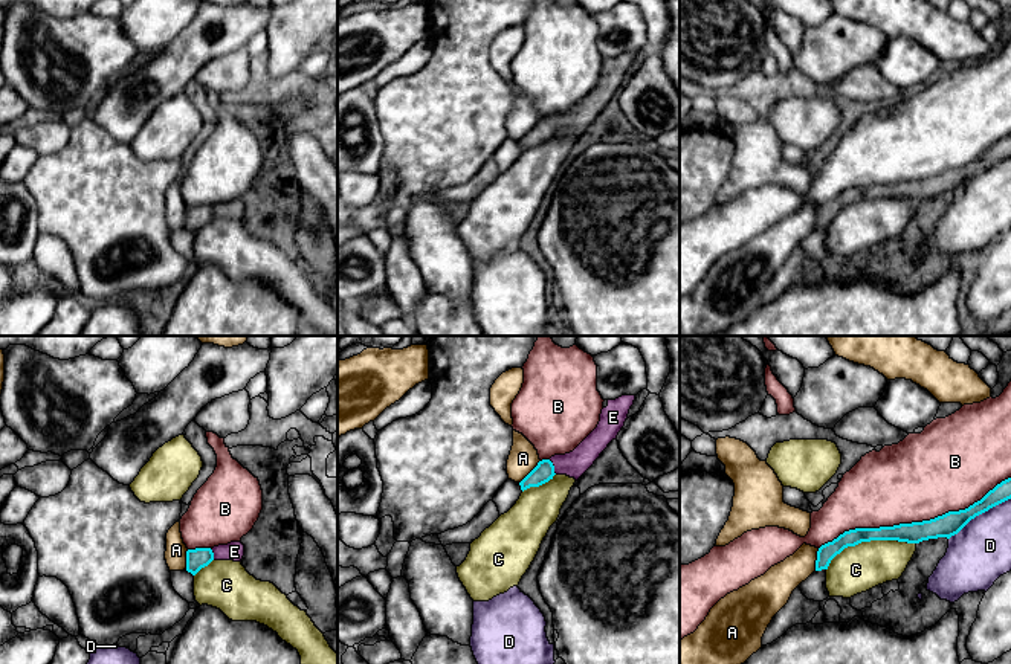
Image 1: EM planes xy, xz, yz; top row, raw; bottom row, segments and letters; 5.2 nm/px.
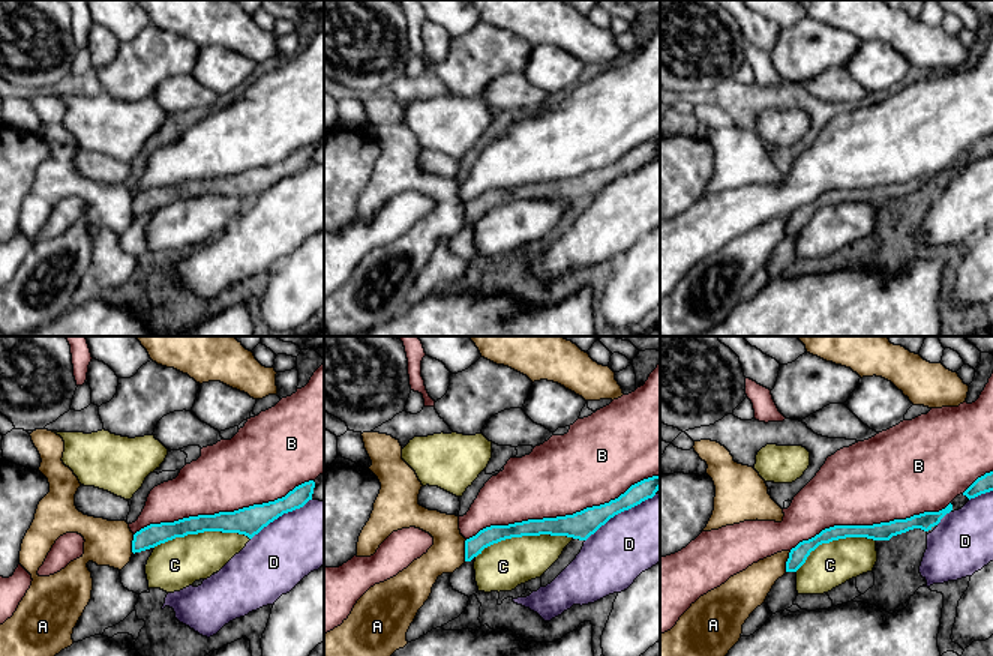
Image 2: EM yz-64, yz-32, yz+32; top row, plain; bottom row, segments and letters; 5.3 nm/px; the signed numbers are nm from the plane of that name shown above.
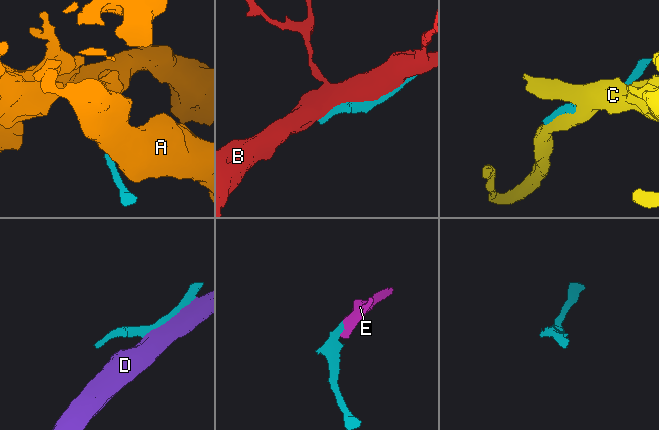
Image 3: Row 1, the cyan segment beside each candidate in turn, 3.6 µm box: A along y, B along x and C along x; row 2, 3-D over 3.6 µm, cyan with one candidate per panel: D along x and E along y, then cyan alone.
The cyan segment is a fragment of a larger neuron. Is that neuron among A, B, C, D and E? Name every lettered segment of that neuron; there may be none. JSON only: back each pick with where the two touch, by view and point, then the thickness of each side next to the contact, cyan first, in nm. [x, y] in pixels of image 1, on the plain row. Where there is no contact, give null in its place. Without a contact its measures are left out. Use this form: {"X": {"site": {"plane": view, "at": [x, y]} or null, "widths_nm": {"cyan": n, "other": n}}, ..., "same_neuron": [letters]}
{"E": {"site": {"plane": "xz", "at": [553, 125]}, "widths_nm": {"cyan": 100, "other": 140}}, "same_neuron": ["E"]}

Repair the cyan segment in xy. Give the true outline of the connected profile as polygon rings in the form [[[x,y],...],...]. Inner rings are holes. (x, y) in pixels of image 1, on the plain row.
[[[231,200],[214,206],[195,206],[186,209],[186,229],[195,234],[202,226],[212,218],[234,218],[241,220],[244,214],[244,203],[241,200]]]

